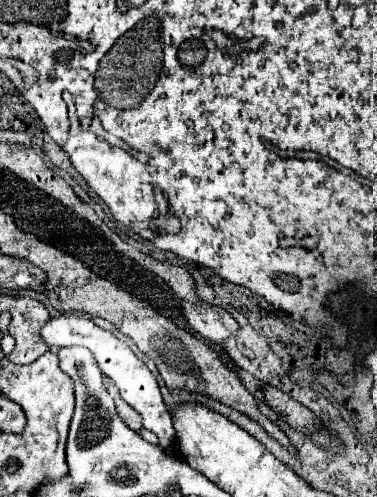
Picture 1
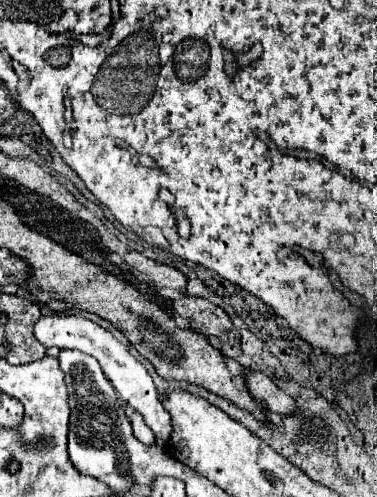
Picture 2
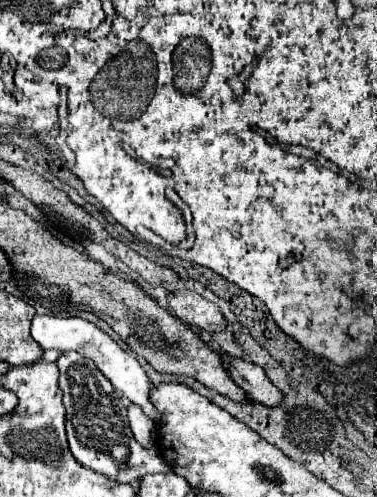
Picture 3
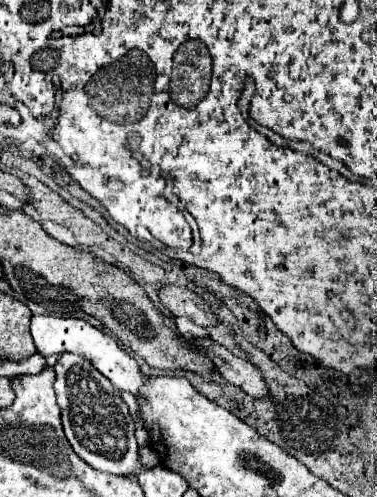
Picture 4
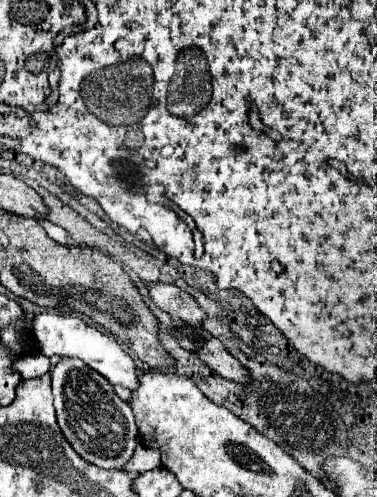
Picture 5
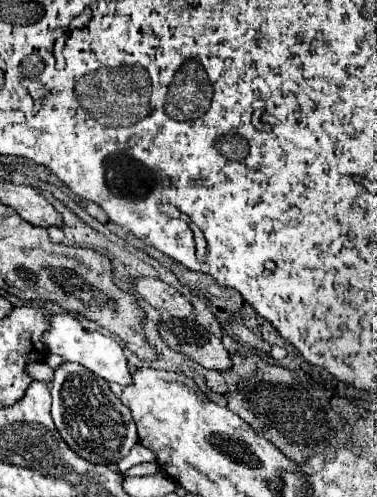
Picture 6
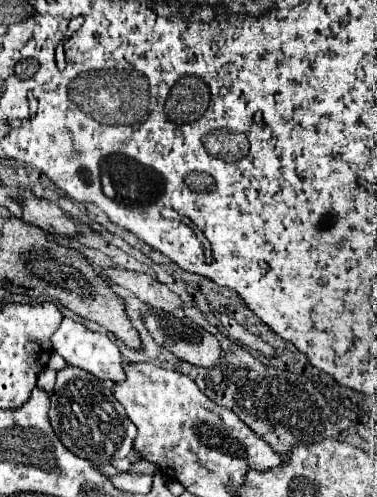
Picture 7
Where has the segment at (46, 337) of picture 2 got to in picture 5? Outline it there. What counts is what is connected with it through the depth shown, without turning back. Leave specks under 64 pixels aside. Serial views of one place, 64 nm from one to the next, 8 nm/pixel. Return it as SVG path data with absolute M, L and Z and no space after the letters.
M38 314L34 316L34 336L44 356L62 356L62 358L78 358L88 364L92 370L102 374L110 384L120 384L124 388L136 388L138 374L132 358L122 350L114 336L104 334L92 326L88 326L78 316L58 316L58 314Z

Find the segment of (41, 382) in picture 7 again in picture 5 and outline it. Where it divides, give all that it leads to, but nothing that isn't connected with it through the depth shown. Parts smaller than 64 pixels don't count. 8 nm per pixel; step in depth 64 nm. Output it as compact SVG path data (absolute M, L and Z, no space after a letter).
M28 354L16 360L16 370L20 370L24 378L38 378L50 372L50 360L42 354Z

